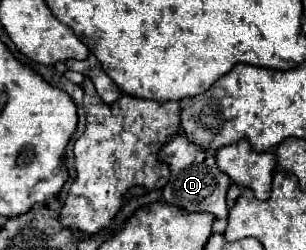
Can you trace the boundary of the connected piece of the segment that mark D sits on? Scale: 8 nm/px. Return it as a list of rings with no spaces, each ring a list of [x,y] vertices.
[[[178,133],[170,137],[170,141],[162,147],[160,159],[170,165],[172,177],[168,185],[164,187],[164,201],[178,205],[186,211],[208,211],[214,217],[228,217],[228,205],[226,205],[226,191],[230,185],[230,177],[222,173],[216,165],[216,157],[202,149],[200,145],[194,145],[190,137],[186,139],[184,133]]]

